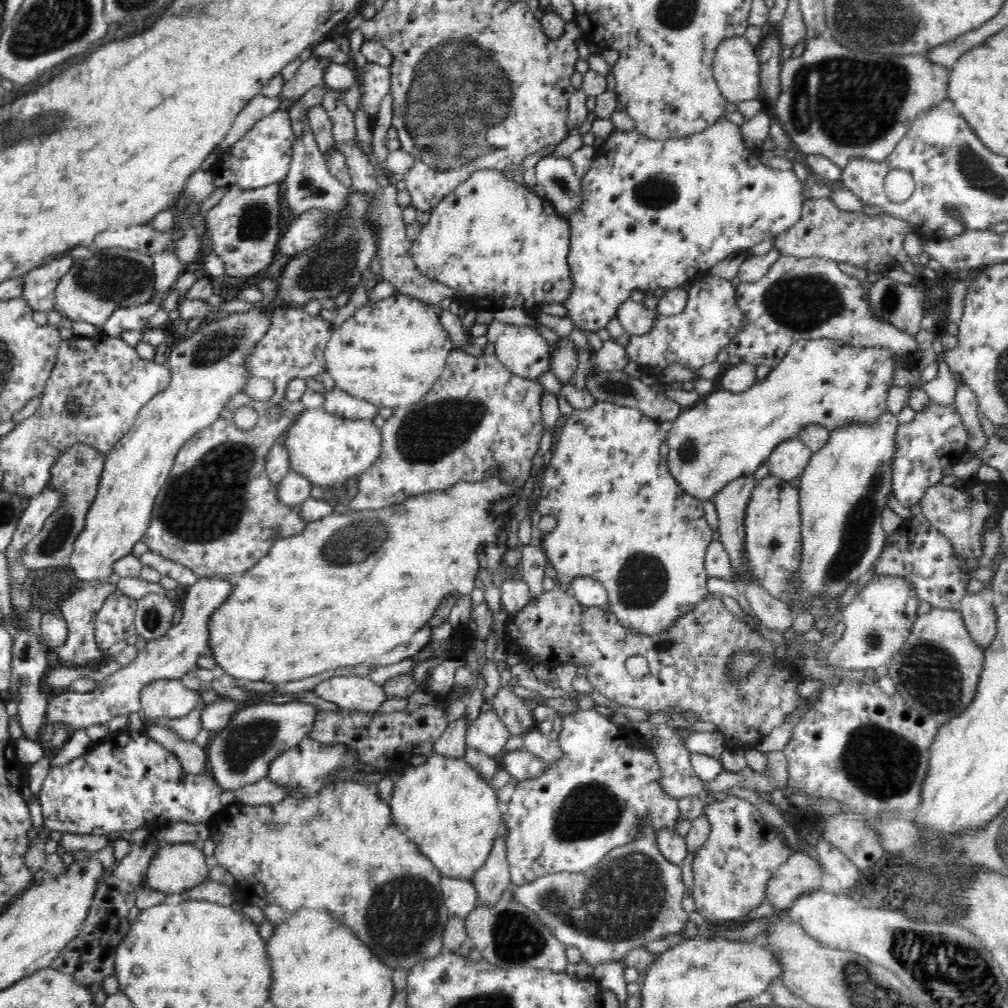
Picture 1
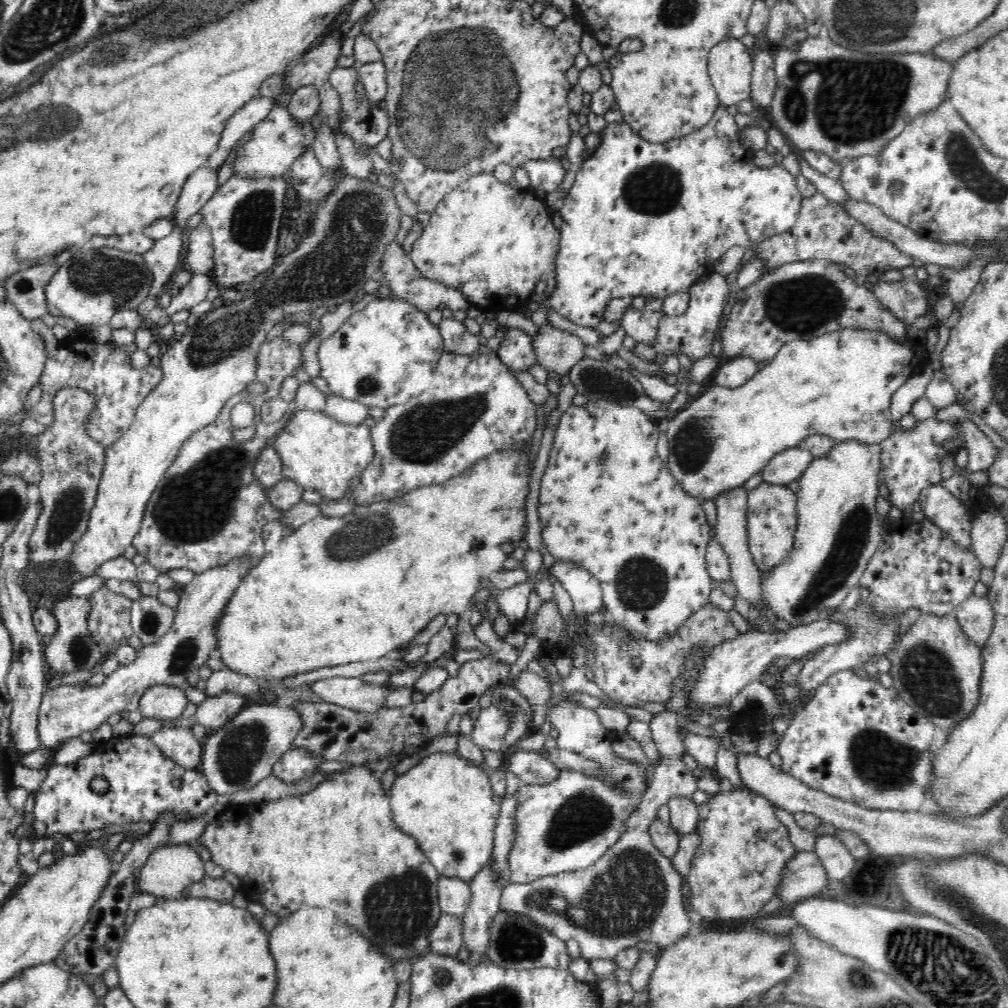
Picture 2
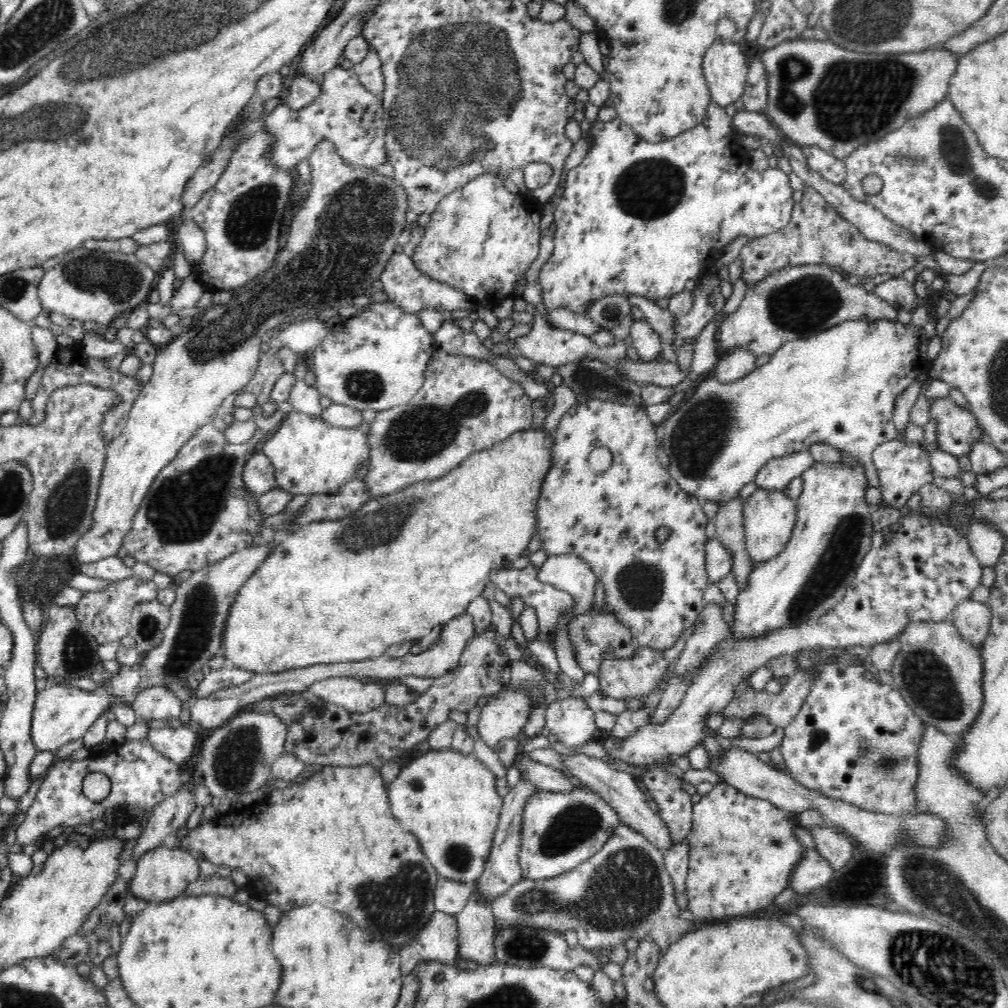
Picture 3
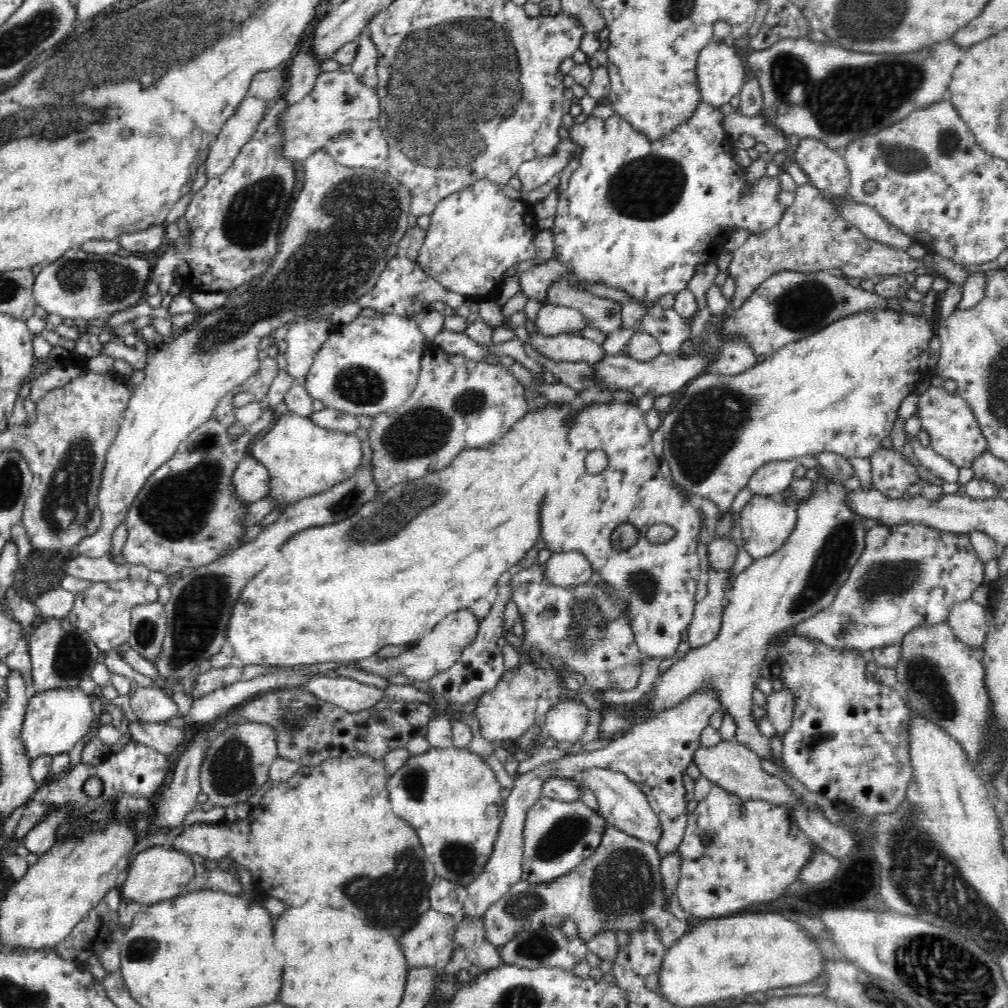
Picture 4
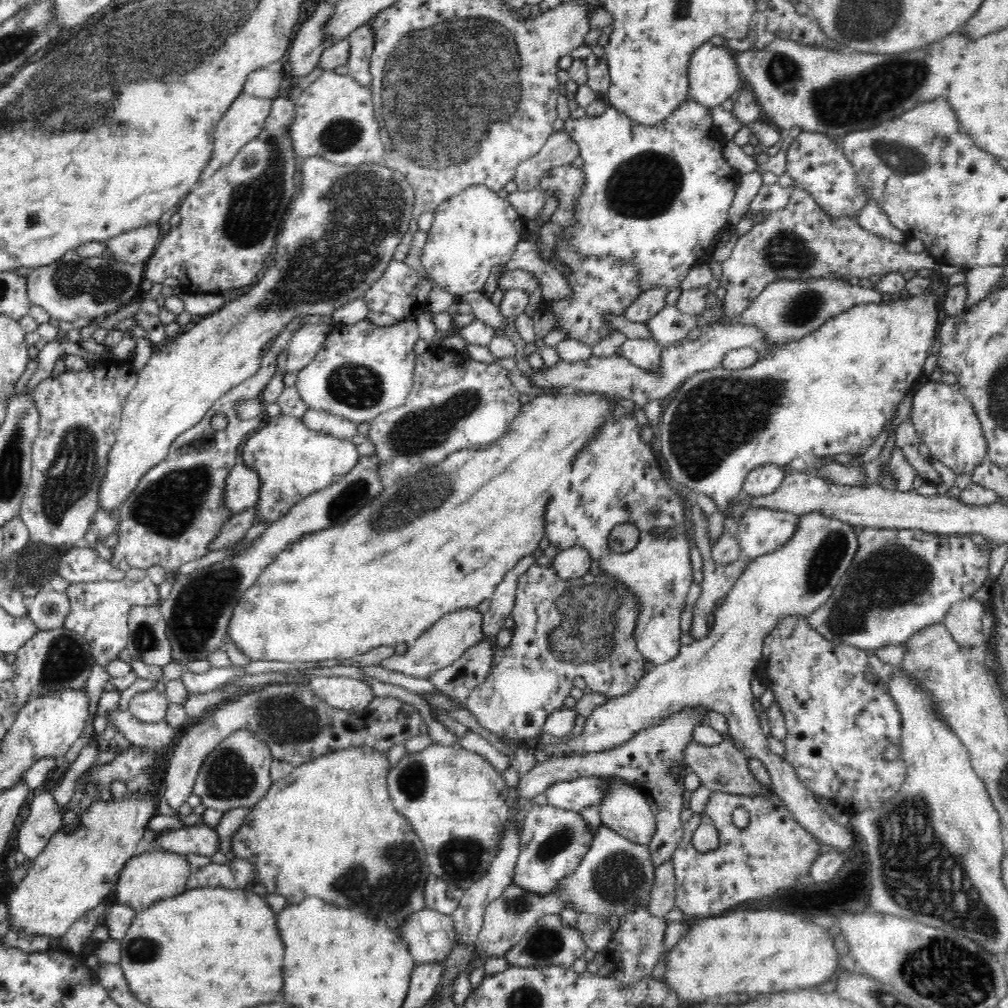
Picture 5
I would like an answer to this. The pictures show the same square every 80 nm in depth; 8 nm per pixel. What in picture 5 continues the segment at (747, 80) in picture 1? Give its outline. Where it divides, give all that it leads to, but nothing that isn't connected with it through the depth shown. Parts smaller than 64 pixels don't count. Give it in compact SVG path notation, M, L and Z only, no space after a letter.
M709 43L700 46L692 54L686 70L687 94L690 94L690 100L712 110L721 106L734 92L739 92L741 83L734 57L726 46L713 46Z

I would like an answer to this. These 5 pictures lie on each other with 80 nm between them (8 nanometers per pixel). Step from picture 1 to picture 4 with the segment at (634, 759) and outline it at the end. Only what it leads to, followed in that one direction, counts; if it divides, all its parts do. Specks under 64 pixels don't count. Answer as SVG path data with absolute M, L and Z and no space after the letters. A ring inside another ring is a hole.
M560 701L546 712L543 728L556 740L581 741L587 727L588 706L578 701ZM541 796L528 809L525 818L521 880L534 884L552 883L572 872L591 855L607 825L610 824L602 812L592 810L583 801L564 803Z

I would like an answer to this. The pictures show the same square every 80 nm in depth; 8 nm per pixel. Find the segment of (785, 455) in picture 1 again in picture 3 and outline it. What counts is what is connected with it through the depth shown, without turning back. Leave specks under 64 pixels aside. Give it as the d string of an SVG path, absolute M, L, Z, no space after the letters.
M794 452L790 456L770 460L758 472L754 482L758 485L758 489L780 492L788 488L794 478L802 477L803 472L814 464L810 452Z

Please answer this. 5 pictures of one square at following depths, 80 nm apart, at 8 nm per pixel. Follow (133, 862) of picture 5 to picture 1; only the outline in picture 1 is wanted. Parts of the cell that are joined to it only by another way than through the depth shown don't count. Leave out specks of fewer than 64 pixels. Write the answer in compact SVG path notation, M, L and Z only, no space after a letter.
M195 843L159 847L146 870L143 886L164 894L181 893L208 878L210 862L201 845Z

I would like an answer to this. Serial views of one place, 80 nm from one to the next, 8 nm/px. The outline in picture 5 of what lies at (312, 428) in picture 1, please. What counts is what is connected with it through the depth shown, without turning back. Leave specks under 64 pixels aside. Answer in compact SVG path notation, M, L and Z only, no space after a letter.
M281 414L270 418L268 426L248 438L242 448L242 460L247 468L258 472L261 480L253 526L258 523L270 526L306 496L331 486L350 473L358 463L359 453L351 439L314 431L306 427L301 418Z

